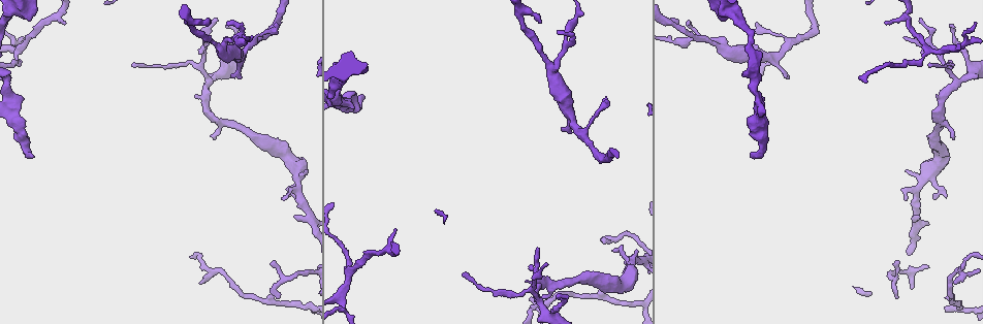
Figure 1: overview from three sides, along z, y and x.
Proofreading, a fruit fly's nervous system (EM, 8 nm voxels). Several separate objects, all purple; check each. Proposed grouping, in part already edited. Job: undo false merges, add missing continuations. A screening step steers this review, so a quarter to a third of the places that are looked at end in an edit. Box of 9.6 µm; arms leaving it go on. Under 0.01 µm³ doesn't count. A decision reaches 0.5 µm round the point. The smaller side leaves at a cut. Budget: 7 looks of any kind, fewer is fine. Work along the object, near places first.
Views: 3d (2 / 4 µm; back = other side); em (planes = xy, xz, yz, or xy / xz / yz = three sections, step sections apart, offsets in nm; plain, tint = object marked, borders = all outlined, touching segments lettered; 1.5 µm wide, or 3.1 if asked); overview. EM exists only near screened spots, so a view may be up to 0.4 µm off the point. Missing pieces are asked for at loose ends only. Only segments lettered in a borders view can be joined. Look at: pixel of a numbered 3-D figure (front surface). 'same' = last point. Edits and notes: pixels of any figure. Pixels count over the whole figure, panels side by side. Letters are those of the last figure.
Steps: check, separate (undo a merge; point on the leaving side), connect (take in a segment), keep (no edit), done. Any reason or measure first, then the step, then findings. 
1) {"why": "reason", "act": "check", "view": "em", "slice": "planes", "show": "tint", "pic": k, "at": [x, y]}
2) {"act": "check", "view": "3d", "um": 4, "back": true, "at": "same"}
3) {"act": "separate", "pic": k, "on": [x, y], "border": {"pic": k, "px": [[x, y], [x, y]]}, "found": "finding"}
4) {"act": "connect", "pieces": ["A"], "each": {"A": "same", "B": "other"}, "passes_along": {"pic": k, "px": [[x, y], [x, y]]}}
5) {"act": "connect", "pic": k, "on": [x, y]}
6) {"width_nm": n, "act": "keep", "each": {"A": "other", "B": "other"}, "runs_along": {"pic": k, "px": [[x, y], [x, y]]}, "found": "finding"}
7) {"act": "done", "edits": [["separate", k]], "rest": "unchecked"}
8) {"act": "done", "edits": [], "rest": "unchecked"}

{"why": "free end", "act": "check", "view": "3d", "um": 2, "pic": 1, "at": [199, 284]}

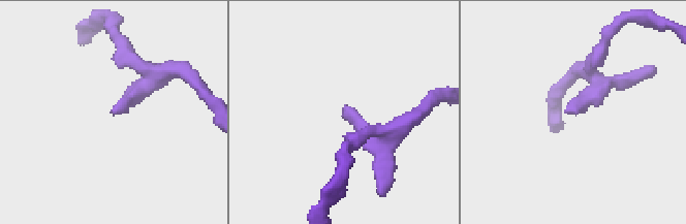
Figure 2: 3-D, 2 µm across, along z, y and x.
{"act": "check", "view": "em", "slice": "xy", "step": 4, "show": "tint", "pic": 2, "at": [347, 105]}

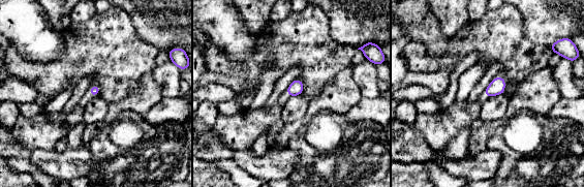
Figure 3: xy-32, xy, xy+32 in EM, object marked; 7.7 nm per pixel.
{"act": "check", "view": "em", "slice": "planes", "show": "borders", "at": "same"}

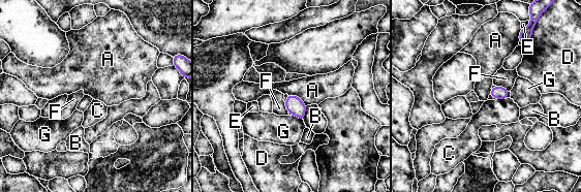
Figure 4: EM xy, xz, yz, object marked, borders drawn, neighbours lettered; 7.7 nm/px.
{"longest_contact_nm": ["A", 180], "act": "keep", "each": {"A": "other", "B": "other", "C": "other", "D": "other", "E": "other", "F": "other", "G": "other"}, "border": {"pic": 4, "px": [[287, 94], [294, 94], [306, 105]]}, "found": "none of them fits"}

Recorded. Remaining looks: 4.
{"why": "free end", "act": "check", "view": "3d", "um": 2, "pic": 1, "at": [361, 94]}

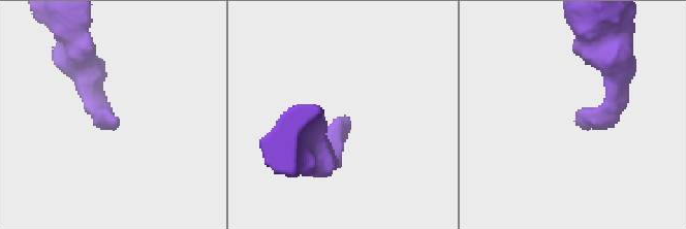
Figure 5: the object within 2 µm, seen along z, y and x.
{"why": "need the tissue", "act": "check", "view": "em", "slice": "xy", "step": 8, "show": "tint", "pic": 5, "at": [578, 118]}

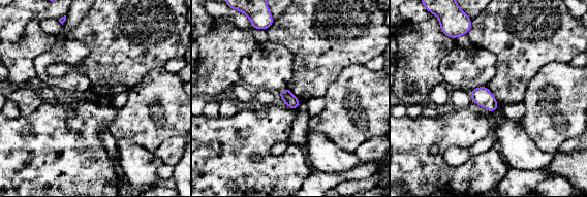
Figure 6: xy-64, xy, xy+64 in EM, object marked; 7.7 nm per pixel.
{"act": "check", "view": "em", "slice": "planes", "show": "borders", "at": "same"}

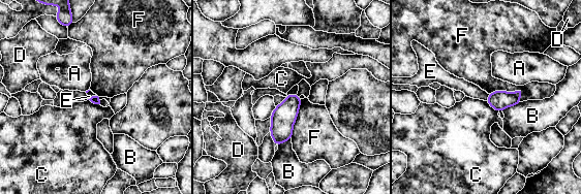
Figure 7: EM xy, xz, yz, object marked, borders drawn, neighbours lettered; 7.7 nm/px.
{"act": "keep", "each": {"A": "other", "B": "other", "C": "other", "D": "other", "E": "other", "F": "other"}, "found": "none of them fits"}

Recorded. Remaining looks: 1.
{"act": "done", "edits": [], "rest": "unchecked"}

